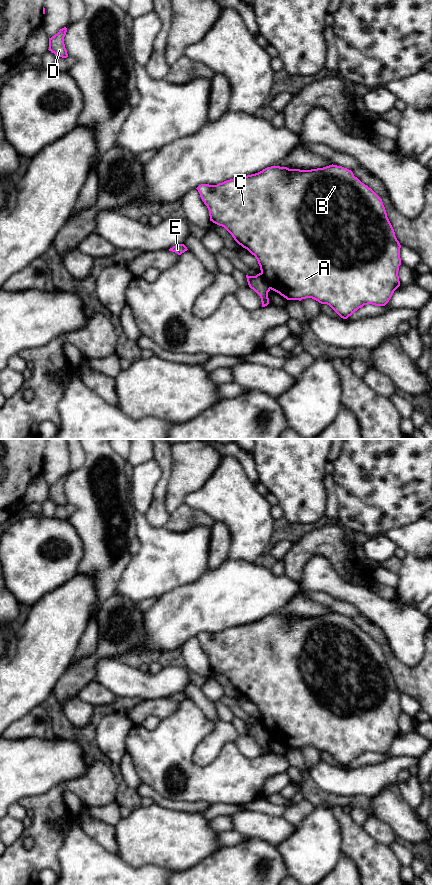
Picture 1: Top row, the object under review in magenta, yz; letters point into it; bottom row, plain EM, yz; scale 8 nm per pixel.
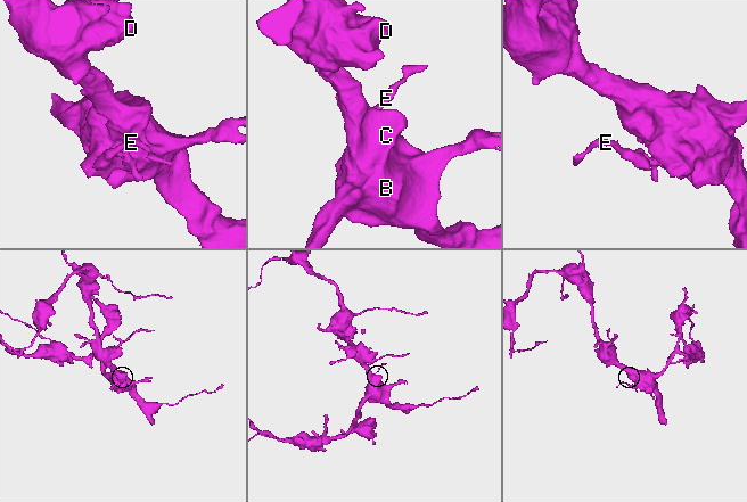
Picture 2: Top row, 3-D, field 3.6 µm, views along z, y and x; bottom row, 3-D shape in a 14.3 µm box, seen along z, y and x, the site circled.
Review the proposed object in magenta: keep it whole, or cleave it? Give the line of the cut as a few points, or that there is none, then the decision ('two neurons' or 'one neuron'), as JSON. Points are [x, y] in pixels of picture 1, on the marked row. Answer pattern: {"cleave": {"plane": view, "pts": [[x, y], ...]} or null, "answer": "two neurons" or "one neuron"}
{"cleave": {"plane": "yz", "pts": [[260, 273], [270, 288]]}, "answer": "two neurons"}

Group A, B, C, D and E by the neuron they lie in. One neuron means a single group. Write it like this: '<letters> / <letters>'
A B C D / E

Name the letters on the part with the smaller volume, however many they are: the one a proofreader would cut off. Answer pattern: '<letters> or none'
E

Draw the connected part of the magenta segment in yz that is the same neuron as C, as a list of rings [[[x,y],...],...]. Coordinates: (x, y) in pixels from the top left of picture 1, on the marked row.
[[[333,164],[311,170],[271,166],[258,173],[233,178],[217,185],[201,184],[196,189],[209,210],[210,221],[224,227],[239,245],[255,256],[260,266],[261,274],[268,282],[270,289],[287,300],[301,301],[302,299],[312,298],[321,304],[329,305],[341,318],[347,319],[364,305],[385,306],[394,291],[400,286],[398,271],[401,265],[401,245],[387,217],[382,199],[347,168]]]

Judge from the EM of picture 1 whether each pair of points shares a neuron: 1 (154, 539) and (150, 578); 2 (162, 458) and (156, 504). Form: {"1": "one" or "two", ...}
{"1": "one", "2": "one"}

